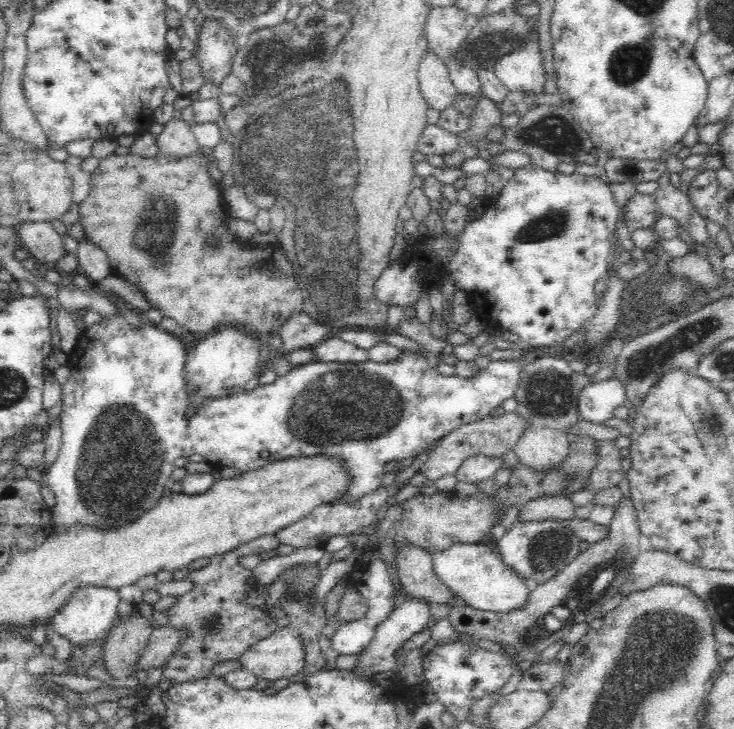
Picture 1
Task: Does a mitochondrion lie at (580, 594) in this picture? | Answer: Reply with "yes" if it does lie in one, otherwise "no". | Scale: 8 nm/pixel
yes

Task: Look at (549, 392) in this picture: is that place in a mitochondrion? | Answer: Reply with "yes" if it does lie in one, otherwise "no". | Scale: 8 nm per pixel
yes

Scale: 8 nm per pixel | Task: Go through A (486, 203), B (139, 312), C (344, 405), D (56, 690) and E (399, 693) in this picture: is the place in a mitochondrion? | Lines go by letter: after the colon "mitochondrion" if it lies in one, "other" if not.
A: other
B: other
C: mitochondrion
D: other
E: other

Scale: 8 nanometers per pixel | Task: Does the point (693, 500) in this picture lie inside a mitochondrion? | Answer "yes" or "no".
no

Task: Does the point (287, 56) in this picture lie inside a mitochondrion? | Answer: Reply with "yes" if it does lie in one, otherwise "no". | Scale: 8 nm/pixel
yes

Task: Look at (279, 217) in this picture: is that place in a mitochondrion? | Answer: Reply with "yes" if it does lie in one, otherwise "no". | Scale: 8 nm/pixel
yes

